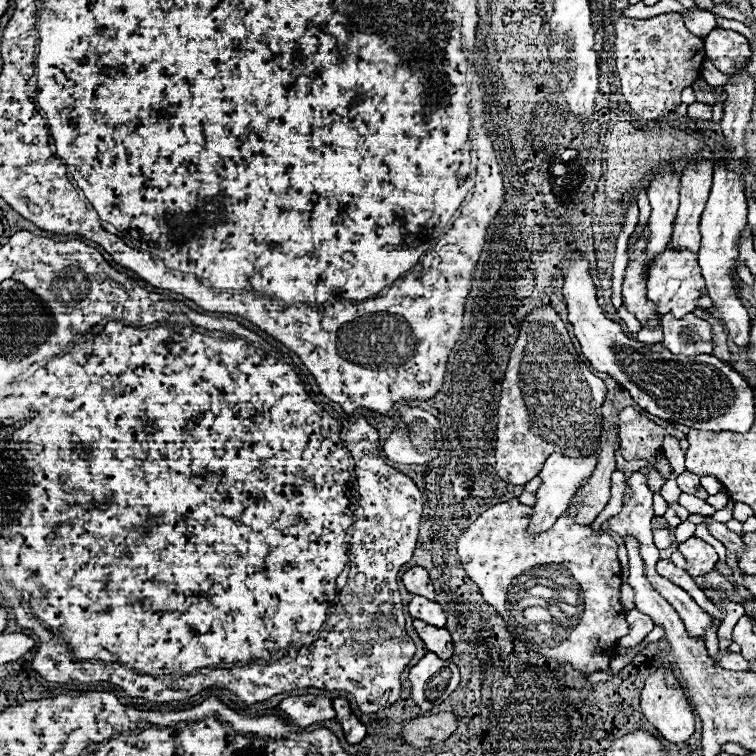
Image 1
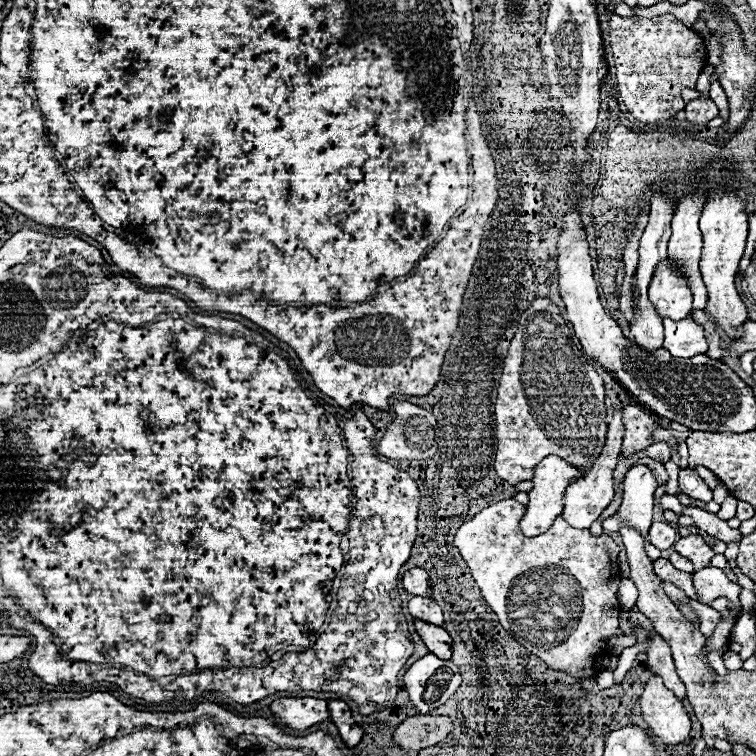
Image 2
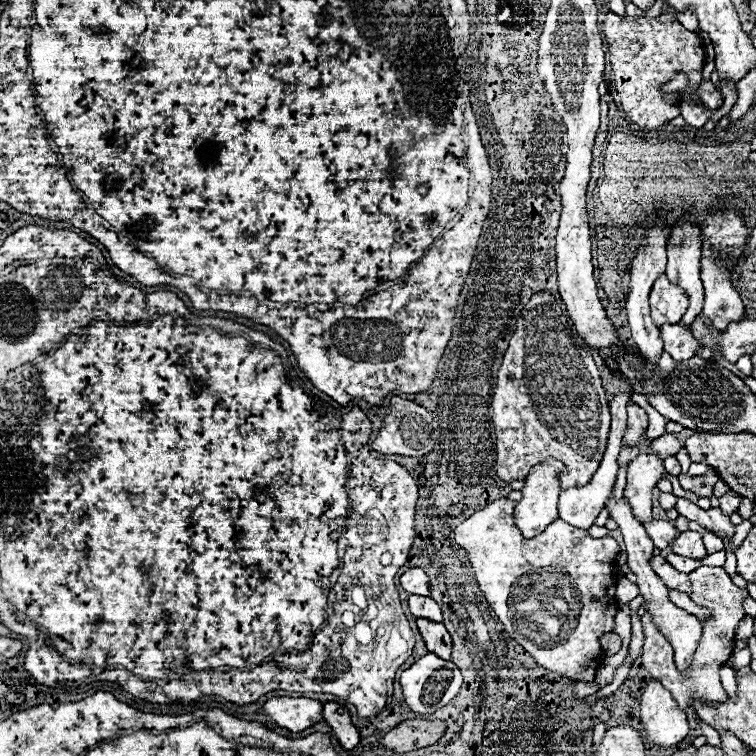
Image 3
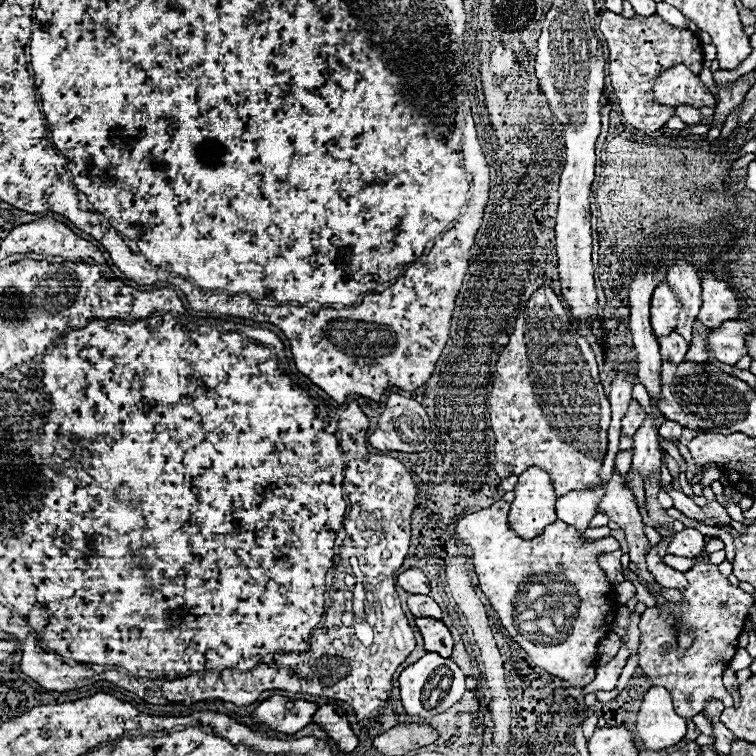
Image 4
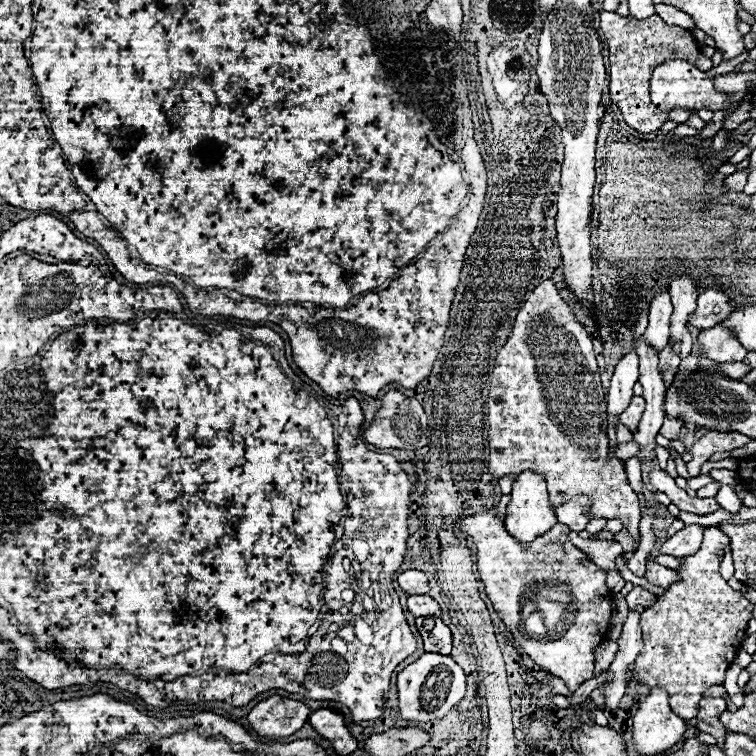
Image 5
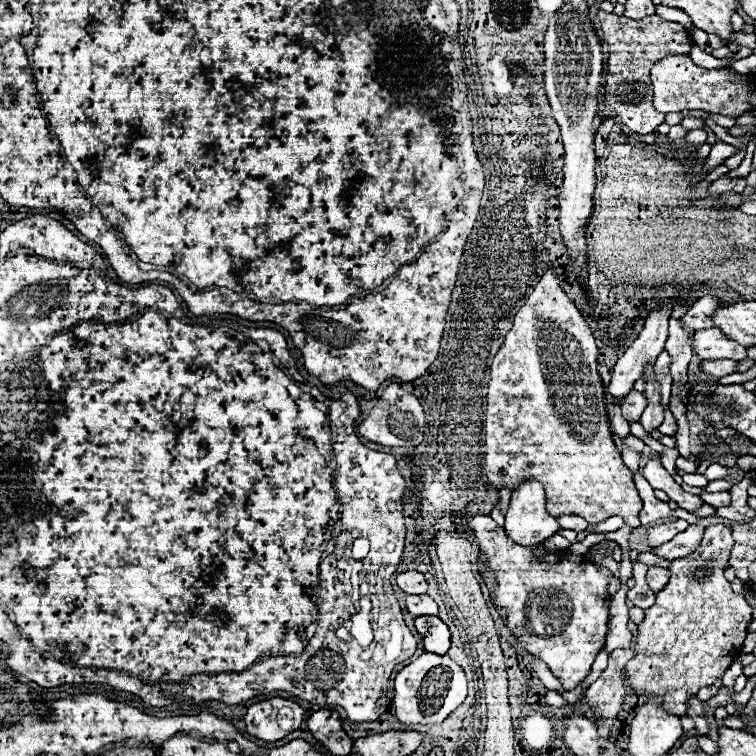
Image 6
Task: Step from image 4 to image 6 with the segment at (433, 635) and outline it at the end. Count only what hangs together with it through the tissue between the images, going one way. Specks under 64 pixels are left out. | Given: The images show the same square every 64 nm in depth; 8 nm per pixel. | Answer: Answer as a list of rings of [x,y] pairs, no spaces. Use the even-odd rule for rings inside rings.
[[[418,616],[416,630],[424,638],[424,650],[446,654],[450,650],[450,630],[438,616]]]

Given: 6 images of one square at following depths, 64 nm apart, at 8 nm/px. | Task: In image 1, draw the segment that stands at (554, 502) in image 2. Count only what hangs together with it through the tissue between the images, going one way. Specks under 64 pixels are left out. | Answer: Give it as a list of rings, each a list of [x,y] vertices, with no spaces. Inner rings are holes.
[[[552,454],[546,460],[544,468],[540,470],[542,486],[536,492],[538,502],[534,506],[534,516],[530,518],[530,528],[528,528],[532,534],[546,532],[548,528],[552,528],[552,524],[568,510],[568,502],[572,498],[572,492],[576,492],[576,488],[582,486],[592,476],[596,464],[596,454],[586,456],[586,458],[570,458],[570,456],[564,456],[564,454]]]

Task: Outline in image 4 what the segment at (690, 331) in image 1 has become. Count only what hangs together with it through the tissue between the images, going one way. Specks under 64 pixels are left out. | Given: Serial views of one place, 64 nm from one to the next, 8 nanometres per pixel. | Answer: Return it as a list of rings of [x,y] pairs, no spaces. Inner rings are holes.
[[[672,330],[668,336],[664,336],[664,338],[660,338],[660,354],[666,358],[670,358],[674,364],[680,364],[684,358],[686,358],[686,354],[688,354],[688,342],[676,332],[676,330]]]

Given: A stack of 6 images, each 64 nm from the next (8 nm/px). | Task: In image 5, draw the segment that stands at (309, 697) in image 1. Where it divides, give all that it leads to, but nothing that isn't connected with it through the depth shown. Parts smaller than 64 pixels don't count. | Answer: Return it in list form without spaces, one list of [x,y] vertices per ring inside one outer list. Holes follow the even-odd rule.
[[[272,696],[250,710],[248,722],[260,736],[290,736],[306,724],[310,714],[312,710],[298,700]]]

